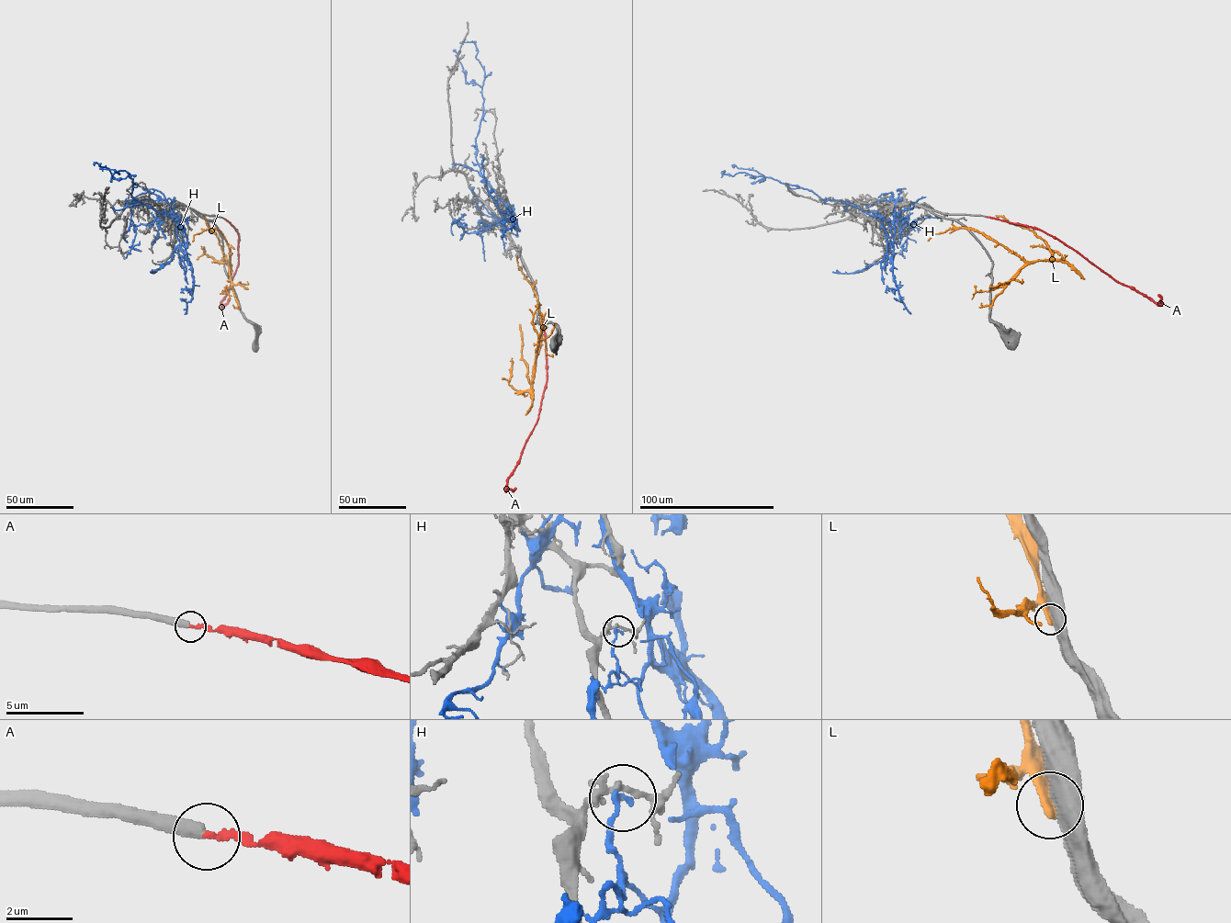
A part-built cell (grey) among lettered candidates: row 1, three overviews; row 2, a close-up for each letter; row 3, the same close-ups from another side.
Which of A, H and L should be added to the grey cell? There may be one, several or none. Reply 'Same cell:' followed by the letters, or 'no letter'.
Same cell: A

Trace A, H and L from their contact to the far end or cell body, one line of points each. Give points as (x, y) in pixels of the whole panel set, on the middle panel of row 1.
A: (542, 319), (546, 388), (537, 421), (519, 463), (508, 479), (506, 489), (515, 489)
H: (509, 211), (481, 174), (476, 159), (484, 71), (476, 58), (474, 43), (459, 42)
L: (545, 322), (538, 337), (536, 356), (542, 328), (536, 295), (517, 264), (515, 255)

